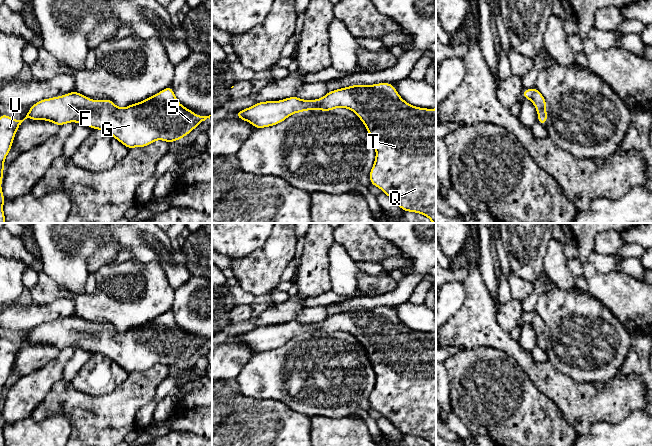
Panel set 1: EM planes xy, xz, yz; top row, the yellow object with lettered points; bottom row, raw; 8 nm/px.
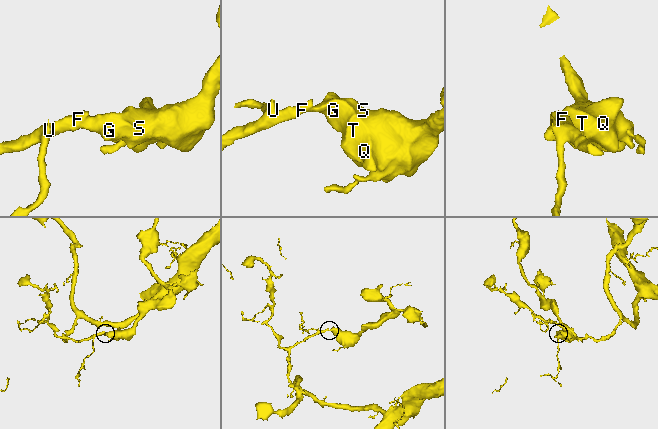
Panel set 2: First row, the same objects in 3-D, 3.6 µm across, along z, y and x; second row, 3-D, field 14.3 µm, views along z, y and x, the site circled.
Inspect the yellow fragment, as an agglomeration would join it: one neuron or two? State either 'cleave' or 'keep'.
keep

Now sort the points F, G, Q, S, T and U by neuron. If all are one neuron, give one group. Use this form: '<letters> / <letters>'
F G Q S T U

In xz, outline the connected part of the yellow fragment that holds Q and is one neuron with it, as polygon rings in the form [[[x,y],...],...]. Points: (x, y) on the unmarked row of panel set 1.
[[[392,307],[351,309],[330,315],[316,324],[302,324],[292,320],[280,325],[258,326],[252,331],[237,335],[236,342],[243,343],[256,353],[260,353],[277,349],[294,337],[306,334],[331,335],[339,331],[354,335],[369,356],[376,374],[375,386],[369,397],[371,409],[379,411],[403,435],[420,437],[436,447],[436,332],[426,333],[408,328],[399,320]]]

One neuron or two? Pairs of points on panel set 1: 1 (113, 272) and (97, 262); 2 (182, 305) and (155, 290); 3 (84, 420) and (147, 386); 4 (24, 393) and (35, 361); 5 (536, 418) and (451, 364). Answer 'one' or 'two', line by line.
1: two
2: two
3: one
4: two
5: one

